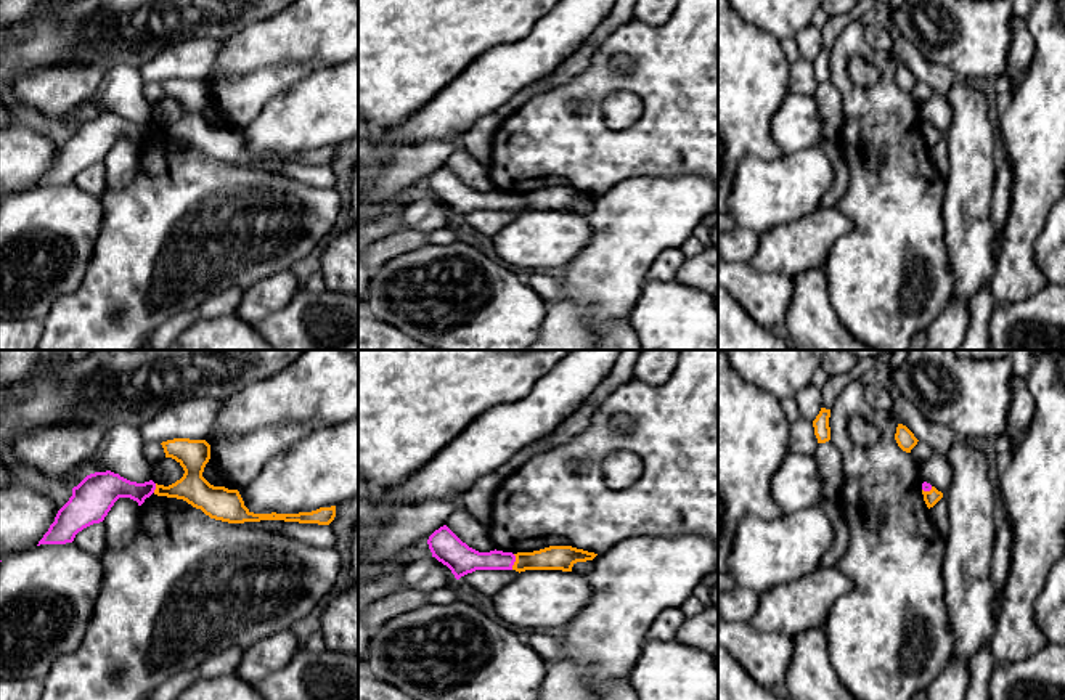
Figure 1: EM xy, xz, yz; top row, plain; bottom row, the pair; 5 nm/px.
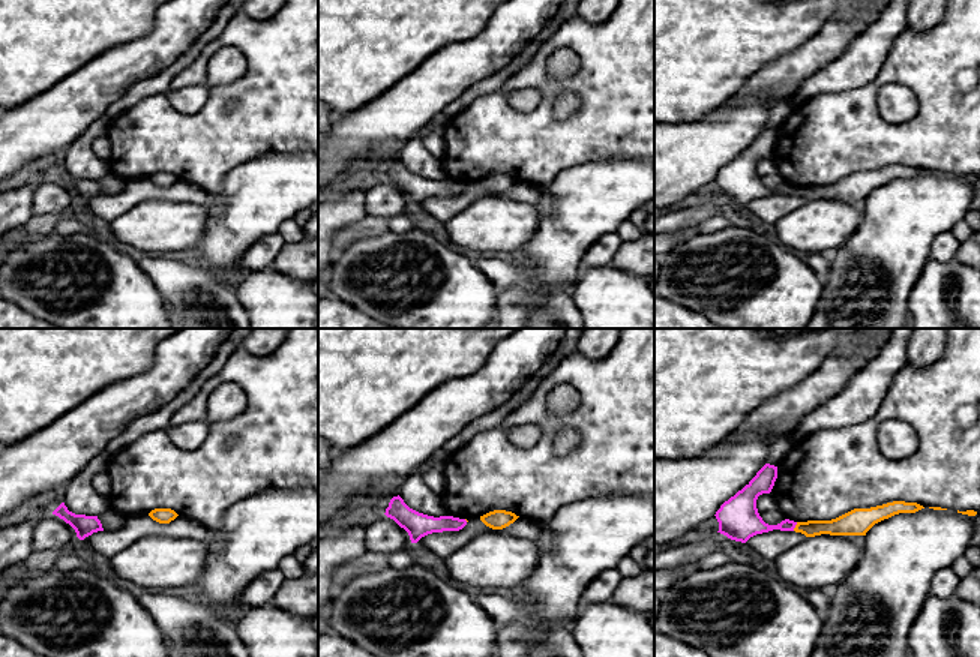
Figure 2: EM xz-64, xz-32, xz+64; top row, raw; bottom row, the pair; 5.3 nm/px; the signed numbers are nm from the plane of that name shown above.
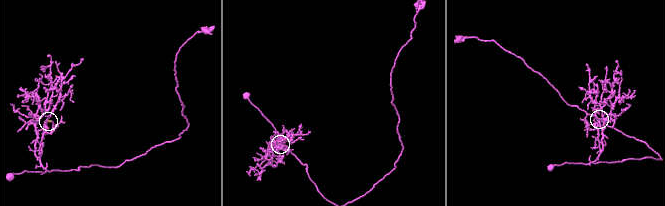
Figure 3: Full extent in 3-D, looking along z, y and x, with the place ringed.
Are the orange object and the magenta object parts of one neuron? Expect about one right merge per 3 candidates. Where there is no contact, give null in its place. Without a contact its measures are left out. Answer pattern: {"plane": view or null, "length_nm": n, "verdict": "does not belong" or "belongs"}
{"plane": "xz", "length_nm": 80, "verdict": "belongs"}

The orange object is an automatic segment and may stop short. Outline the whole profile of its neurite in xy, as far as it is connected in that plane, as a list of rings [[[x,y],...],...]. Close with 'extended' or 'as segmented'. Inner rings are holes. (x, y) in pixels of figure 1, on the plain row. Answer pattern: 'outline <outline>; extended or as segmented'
outline [[[173,79],[161,85],[165,98],[175,100],[183,108],[185,114],[180,120],[164,127],[153,120],[130,122],[111,111],[90,114],[72,128],[72,136],[58,151],[37,186],[72,183],[79,172],[103,162],[119,138],[130,138],[141,146],[153,133],[183,140],[210,159],[228,164],[284,161],[329,165],[336,157],[336,146],[299,154],[254,154],[244,146],[238,130],[214,127],[202,117],[210,100],[210,85],[206,80]]]; extended

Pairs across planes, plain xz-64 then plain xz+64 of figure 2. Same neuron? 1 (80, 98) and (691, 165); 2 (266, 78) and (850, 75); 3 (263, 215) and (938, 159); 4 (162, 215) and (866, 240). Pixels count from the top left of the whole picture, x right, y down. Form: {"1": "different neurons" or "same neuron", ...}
{"1": "different neurons", "2": "different neurons", "3": "different neurons", "4": "different neurons"}

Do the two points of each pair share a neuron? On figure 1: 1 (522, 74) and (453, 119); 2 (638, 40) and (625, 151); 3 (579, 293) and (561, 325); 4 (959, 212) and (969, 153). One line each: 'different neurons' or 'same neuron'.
1: same neuron
2: same neuron
3: same neuron
4: same neuron

